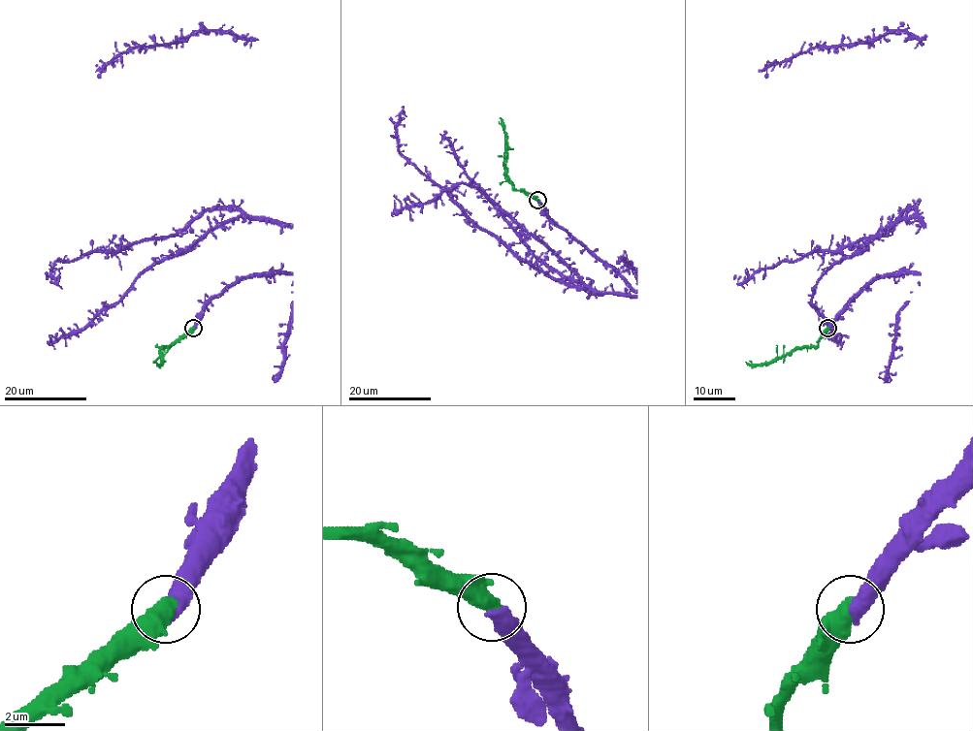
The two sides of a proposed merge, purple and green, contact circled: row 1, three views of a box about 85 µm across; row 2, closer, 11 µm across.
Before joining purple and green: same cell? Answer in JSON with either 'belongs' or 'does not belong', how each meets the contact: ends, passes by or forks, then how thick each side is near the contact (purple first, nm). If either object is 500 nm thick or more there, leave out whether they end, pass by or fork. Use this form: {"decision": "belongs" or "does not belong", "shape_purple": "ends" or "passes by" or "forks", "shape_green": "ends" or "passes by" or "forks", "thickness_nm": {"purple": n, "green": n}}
{"decision": "belongs", "thickness_nm": {"purple": 550, "green": 600}}

